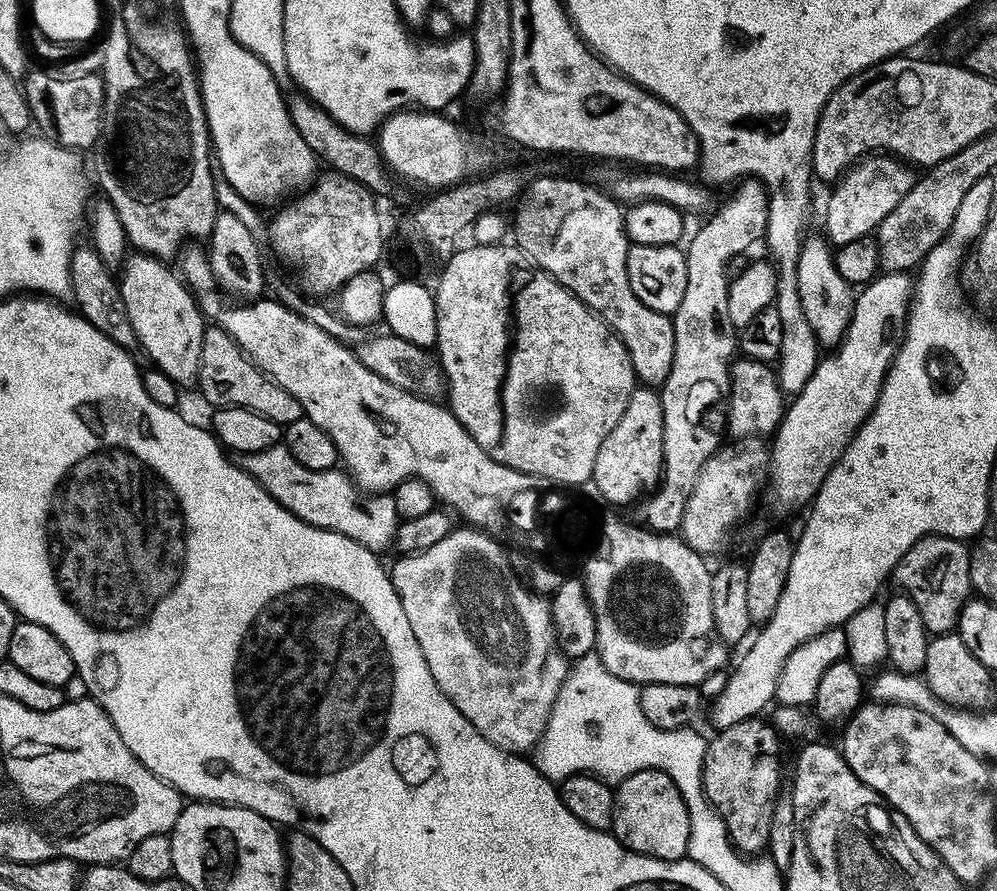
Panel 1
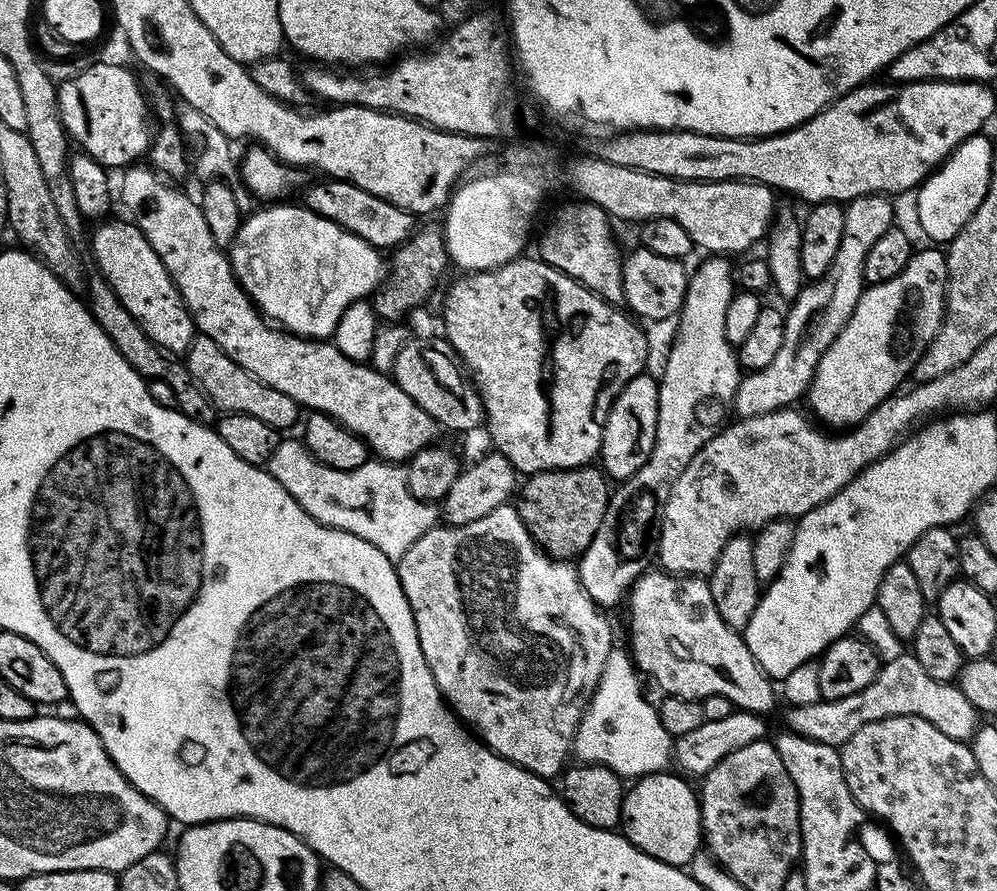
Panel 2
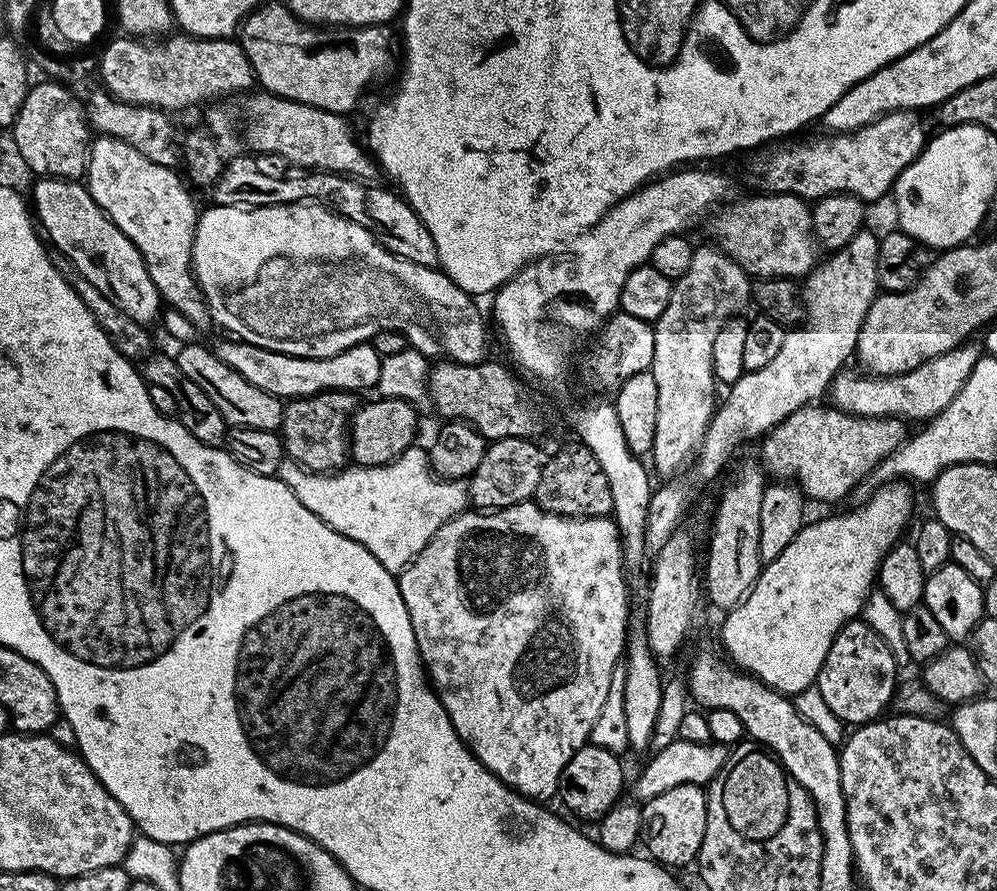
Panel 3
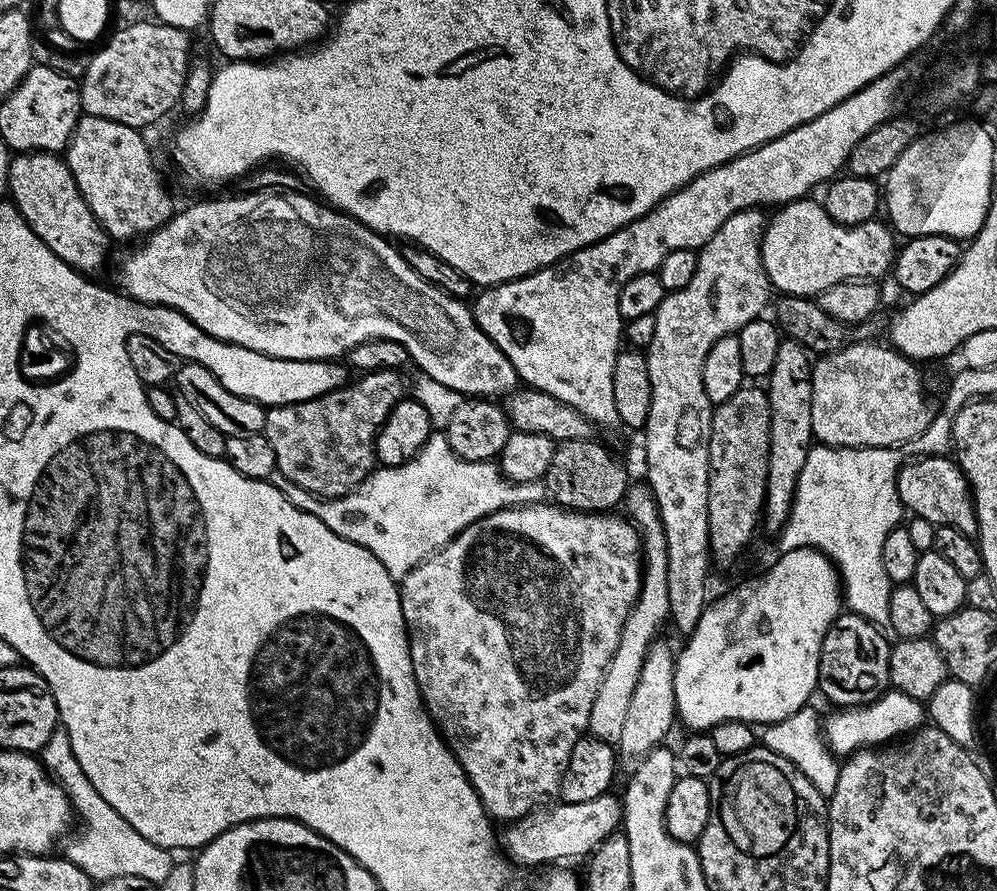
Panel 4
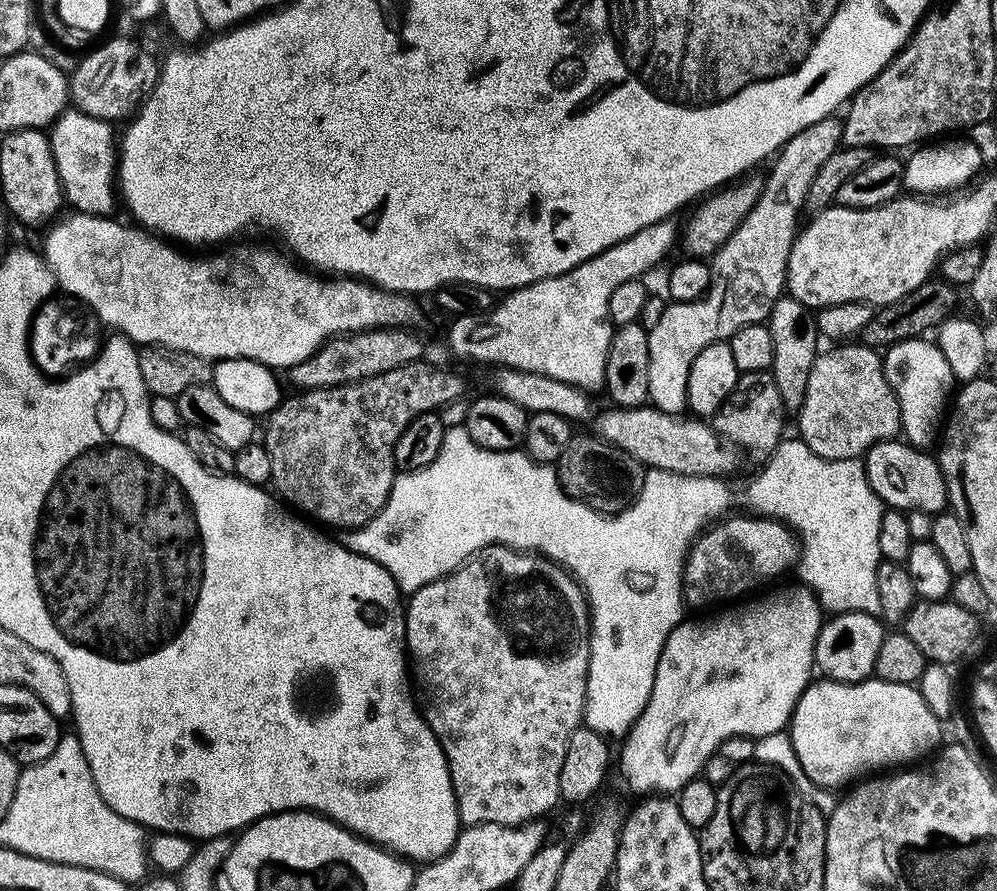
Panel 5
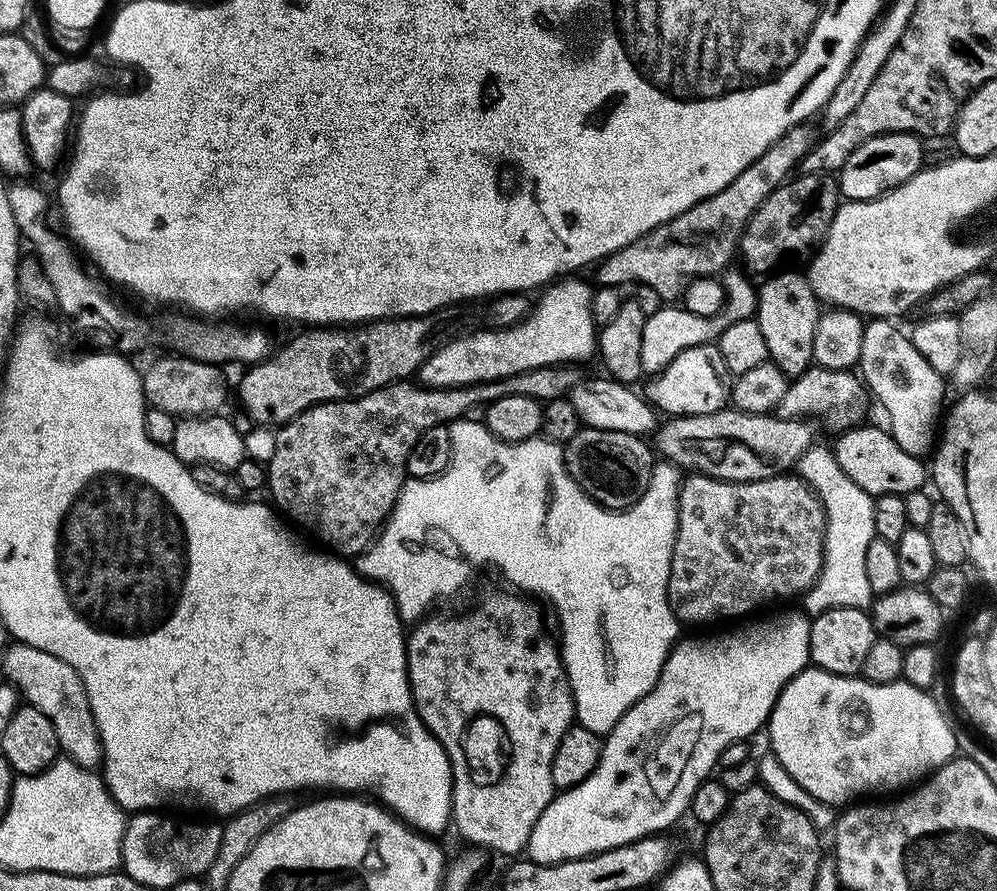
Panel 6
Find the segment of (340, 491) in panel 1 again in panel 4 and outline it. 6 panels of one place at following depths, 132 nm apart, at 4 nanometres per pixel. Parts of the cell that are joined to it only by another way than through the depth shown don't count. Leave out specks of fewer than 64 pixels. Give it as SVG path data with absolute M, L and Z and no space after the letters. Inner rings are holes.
M433 431L422 450L410 462L393 468L377 467L354 491L333 500L310 494L302 490L302 486L294 486L294 482L290 482L290 478L286 478L286 474L281 472L273 472L270 482L301 512L314 514L334 534L370 550L370 554L374 554L374 558L382 562L382 566L397 582L403 580L411 568L421 564L436 549L449 544L461 530L473 524L475 520L481 520L484 516L500 511L501 508L535 504L542 496L539 483L513 484L503 476L495 463L486 460L459 460L454 450L450 450L450 442L445 438L443 431Z

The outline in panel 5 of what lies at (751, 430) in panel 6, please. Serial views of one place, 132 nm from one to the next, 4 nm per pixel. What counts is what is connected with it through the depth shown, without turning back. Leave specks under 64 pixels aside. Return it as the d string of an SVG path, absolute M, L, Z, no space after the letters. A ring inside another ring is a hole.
M608 406L605 412L595 413L590 427L601 440L630 454L630 458L643 464L645 469L670 470L679 476L728 478L727 476L736 468L737 449L725 442L711 423L700 418L684 419L659 412L651 406L643 408Z

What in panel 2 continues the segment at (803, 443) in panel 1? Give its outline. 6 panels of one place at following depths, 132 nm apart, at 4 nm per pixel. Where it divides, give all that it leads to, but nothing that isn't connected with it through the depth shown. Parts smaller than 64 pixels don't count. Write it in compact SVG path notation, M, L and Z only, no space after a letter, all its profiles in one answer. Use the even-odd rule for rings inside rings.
M928 247L932 248L913 251L910 262L906 262L906 270L902 270L898 278L865 287L864 293L858 298L858 306L854 306L854 314L850 314L838 338L834 338L826 354L822 354L818 370L806 393L806 401L812 407L811 415L821 425L832 430L847 430L863 422L870 410L878 407L887 396L893 395L904 379L907 381L911 377L918 358L922 358L930 342L940 332L940 323L944 321L944 289L948 286L946 256L941 249L940 252L936 249L939 247Z

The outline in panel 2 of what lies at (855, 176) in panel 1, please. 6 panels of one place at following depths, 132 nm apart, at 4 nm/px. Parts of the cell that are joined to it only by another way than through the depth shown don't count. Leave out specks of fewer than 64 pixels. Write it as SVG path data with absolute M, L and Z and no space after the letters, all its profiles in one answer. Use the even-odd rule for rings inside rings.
M887 195L859 196L847 201L844 213L846 226L842 229L842 242L826 270L817 280L805 283L800 293L791 301L792 309L787 309L784 317L784 337L782 347L774 362L757 372L741 375L736 391L734 412L737 417L757 416L767 412L777 412L779 408L795 405L796 399L803 397L812 384L818 370L822 354L838 338L842 326L854 314L858 298L864 293L864 267L866 254L874 250L874 242L894 226L892 204Z

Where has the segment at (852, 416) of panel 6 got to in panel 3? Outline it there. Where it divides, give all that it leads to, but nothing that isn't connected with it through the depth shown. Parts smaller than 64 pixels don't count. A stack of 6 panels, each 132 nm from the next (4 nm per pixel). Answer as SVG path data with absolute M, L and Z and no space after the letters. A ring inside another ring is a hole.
M972 343L959 344L954 350L946 350L946 354L938 354L938 358L930 358L922 362L922 366L897 376L874 376L841 370L832 380L831 403L851 416L892 416L905 422L927 422L954 402L958 390L962 390L966 378L970 378L974 366L980 361L981 345Z

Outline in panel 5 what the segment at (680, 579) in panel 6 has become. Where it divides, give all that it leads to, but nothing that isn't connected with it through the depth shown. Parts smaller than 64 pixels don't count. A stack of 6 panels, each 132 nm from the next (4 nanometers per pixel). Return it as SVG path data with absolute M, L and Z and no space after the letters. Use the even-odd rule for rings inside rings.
M743 515L713 523L688 549L688 556L684 559L685 605L708 608L711 604L739 601L768 586L763 584L778 579L787 568L795 564L797 567L802 549L787 524L766 516Z

